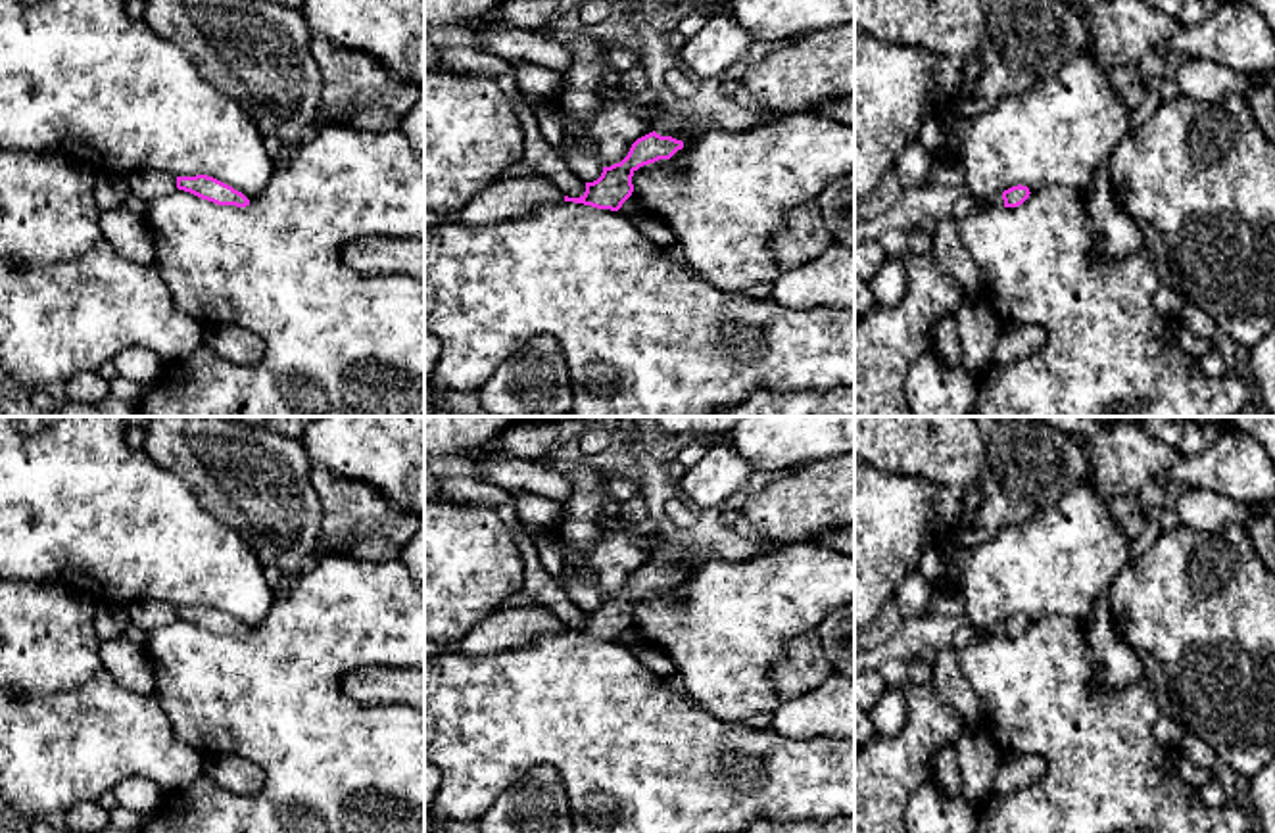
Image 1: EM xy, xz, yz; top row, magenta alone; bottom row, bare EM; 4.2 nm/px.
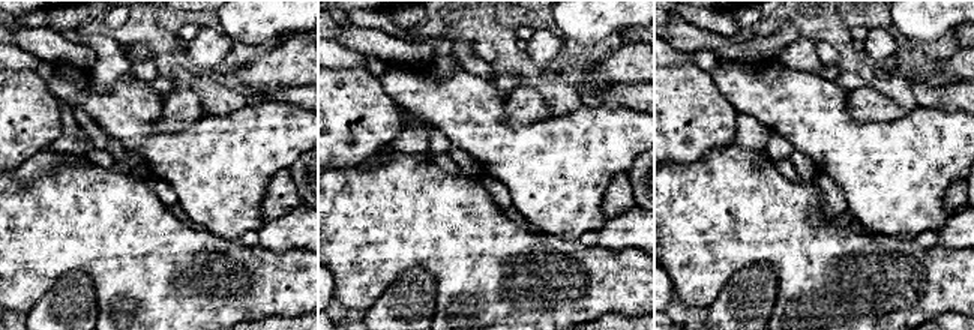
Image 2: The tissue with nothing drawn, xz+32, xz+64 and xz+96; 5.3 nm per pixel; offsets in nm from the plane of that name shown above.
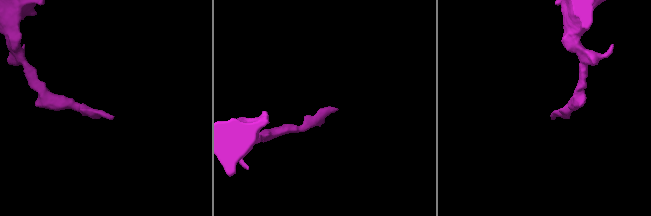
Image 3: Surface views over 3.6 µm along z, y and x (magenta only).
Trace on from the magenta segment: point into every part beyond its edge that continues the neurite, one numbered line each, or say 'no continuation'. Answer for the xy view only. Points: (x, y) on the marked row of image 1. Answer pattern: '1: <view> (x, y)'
no continuation

